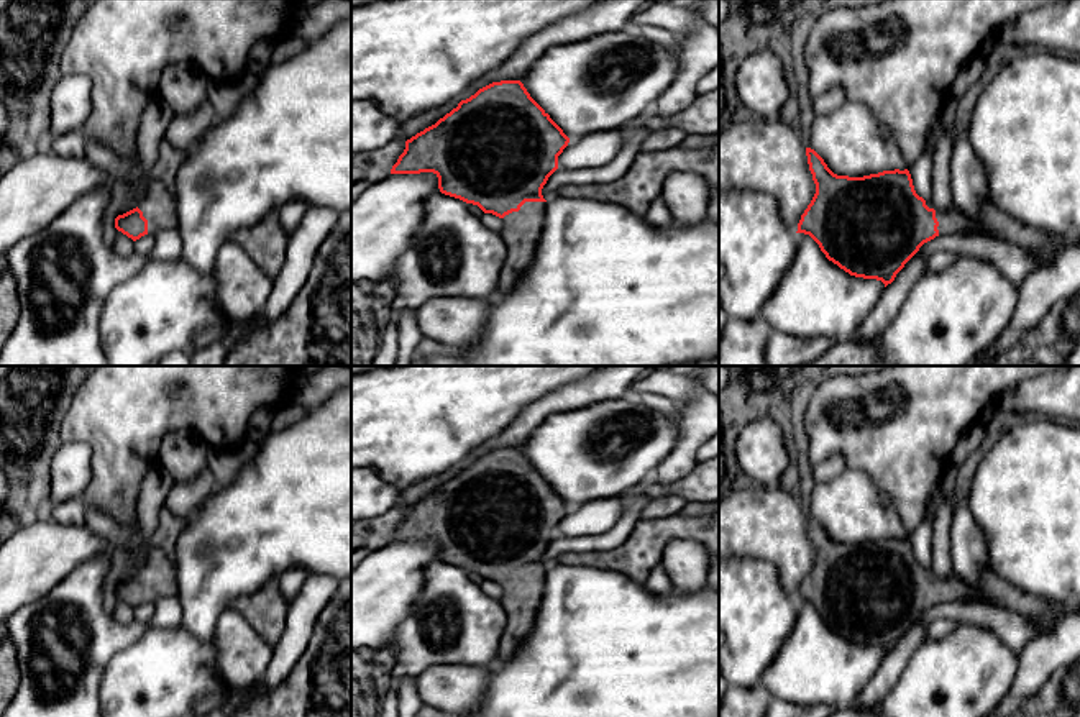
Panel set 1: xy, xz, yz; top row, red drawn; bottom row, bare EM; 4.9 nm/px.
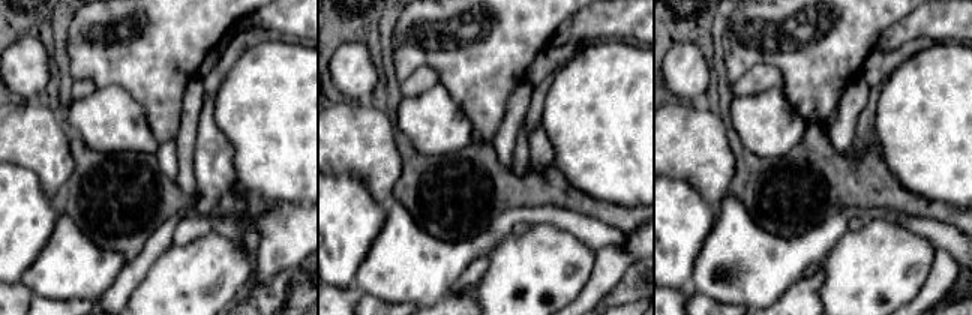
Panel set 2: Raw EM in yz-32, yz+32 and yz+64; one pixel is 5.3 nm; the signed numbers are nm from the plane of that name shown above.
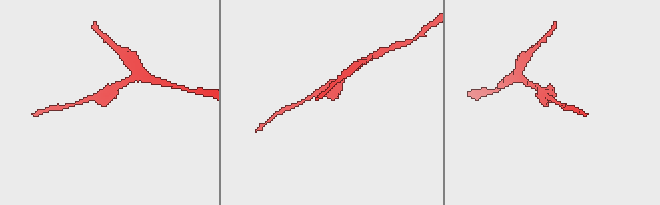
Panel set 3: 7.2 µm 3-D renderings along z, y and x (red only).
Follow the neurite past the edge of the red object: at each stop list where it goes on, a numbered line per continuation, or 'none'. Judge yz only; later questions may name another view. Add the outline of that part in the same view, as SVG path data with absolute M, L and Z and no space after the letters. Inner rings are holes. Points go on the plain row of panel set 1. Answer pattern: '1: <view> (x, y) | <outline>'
1: yz (992, 588) | M926 568L926 573L936 578L939 602L980 599L1042 623L1055 623L1064 612L1080 607L1080 604L1052 604L1036 597L1006 582L993 571L985 571L975 587L967 586L955 573L947 579L937 578L932 568Z

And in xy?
1: xy (158, 573) | M158 546L149 548L146 561L140 568L138 576L148 587L149 602L158 601L159 597L177 594L177 576L174 563Z

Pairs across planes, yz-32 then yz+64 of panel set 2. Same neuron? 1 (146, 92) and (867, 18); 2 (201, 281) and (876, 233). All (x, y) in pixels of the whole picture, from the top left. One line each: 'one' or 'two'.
1: one
2: one

